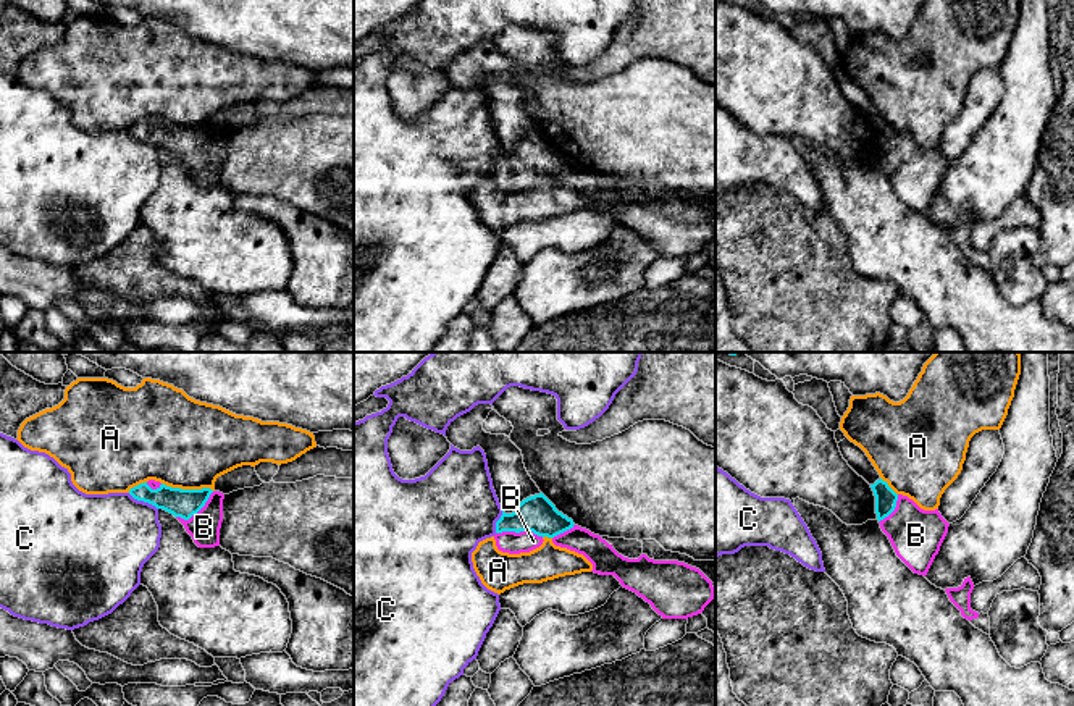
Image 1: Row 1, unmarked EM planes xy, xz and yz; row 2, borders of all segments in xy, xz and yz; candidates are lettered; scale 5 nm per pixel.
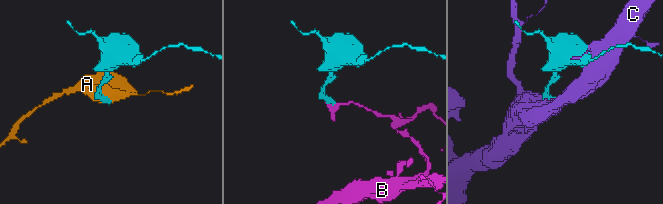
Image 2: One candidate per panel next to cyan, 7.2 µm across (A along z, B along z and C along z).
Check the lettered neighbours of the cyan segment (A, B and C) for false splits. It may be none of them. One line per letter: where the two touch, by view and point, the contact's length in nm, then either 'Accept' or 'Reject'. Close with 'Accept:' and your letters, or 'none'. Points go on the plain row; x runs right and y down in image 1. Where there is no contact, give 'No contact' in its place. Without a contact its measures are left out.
A: Touches cyan at xy (188, 128). Shared border 260 nm. Reject
B: Touches cyan at xz (520, 168). Shared border 240 nm. Accept
C: Touches cyan at xy (142, 138). Shared border 170 nm. Reject
Accept: B

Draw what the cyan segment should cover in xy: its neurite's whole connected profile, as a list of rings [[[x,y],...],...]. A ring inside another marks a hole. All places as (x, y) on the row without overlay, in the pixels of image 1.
[[[149,118],[129,128],[137,137],[173,152],[199,186],[220,184],[224,132],[210,126],[181,128]]]

